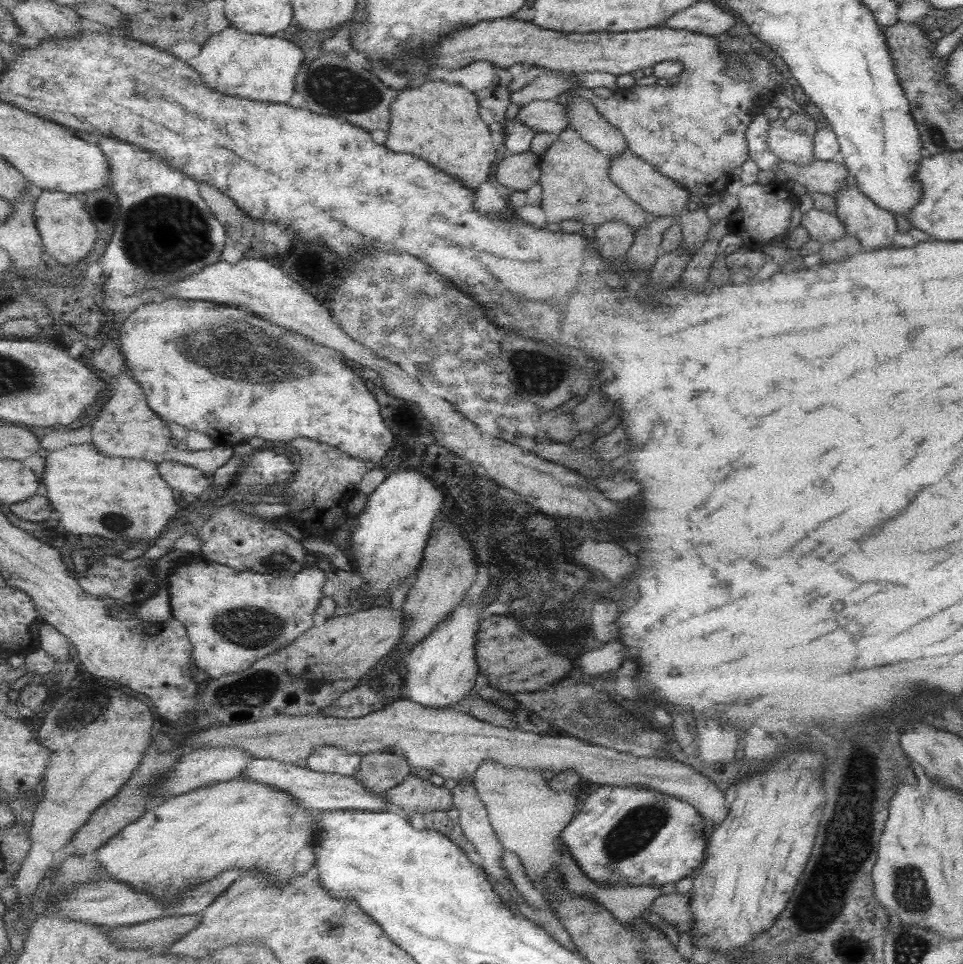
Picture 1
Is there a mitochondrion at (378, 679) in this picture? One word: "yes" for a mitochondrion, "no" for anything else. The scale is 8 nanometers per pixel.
no

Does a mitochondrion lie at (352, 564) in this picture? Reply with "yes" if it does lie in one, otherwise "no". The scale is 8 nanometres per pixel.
no

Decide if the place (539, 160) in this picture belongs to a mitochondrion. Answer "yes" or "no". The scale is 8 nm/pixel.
no

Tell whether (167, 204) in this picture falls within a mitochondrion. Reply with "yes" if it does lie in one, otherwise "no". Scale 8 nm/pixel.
yes

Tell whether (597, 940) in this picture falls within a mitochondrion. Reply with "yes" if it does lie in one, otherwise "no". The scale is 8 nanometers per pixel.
no

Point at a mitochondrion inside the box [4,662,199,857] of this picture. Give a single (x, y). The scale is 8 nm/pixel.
(74, 715)

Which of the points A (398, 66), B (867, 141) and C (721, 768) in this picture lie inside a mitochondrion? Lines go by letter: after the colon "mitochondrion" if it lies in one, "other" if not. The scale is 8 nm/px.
A: mitochondrion
B: other
C: other

